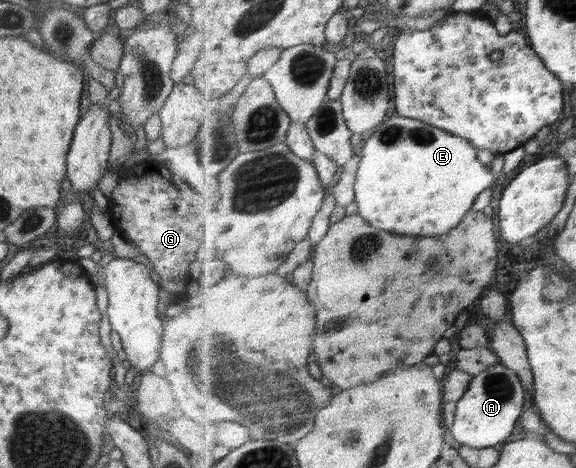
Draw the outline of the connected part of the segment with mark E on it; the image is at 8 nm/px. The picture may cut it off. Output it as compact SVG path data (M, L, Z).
M399 113L370 135L362 152L356 185L357 213L379 229L403 235L431 237L449 233L472 211L479 195L497 181L491 165L482 163L479 149L469 139Z

